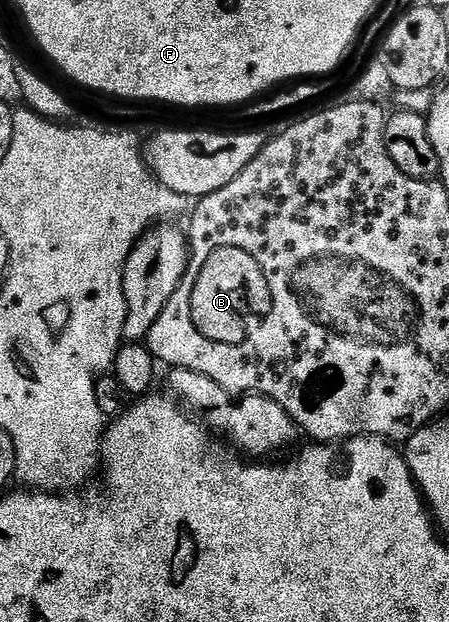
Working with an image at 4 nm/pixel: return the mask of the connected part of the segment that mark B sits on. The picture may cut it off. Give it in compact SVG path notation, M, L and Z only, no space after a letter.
M222 250L214 254L198 282L194 298L188 298L188 322L191 329L203 334L210 344L224 348L241 348L250 335L250 291L256 280L250 276L234 276L234 250Z

